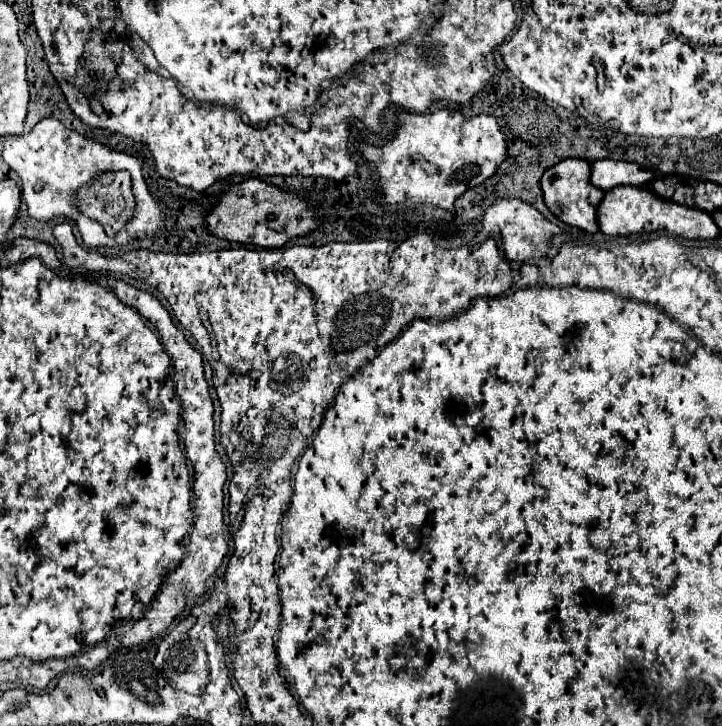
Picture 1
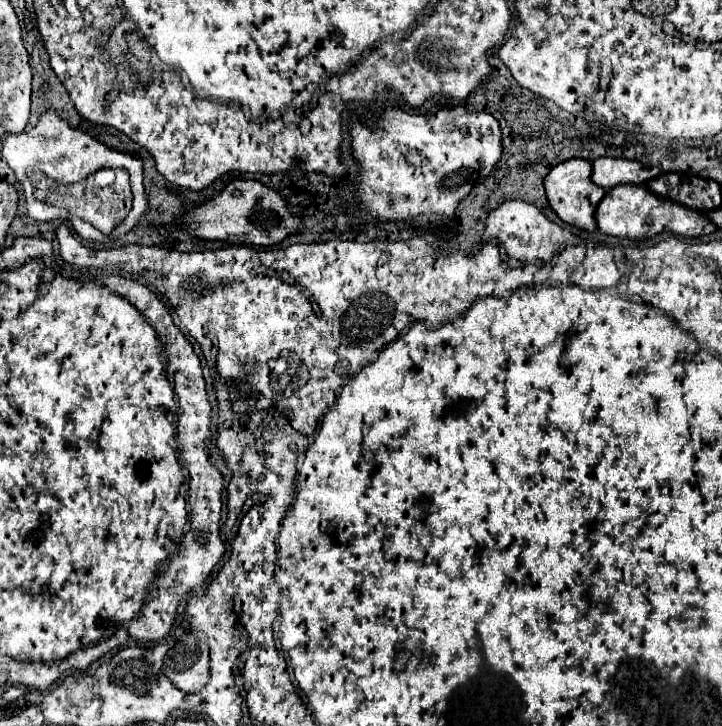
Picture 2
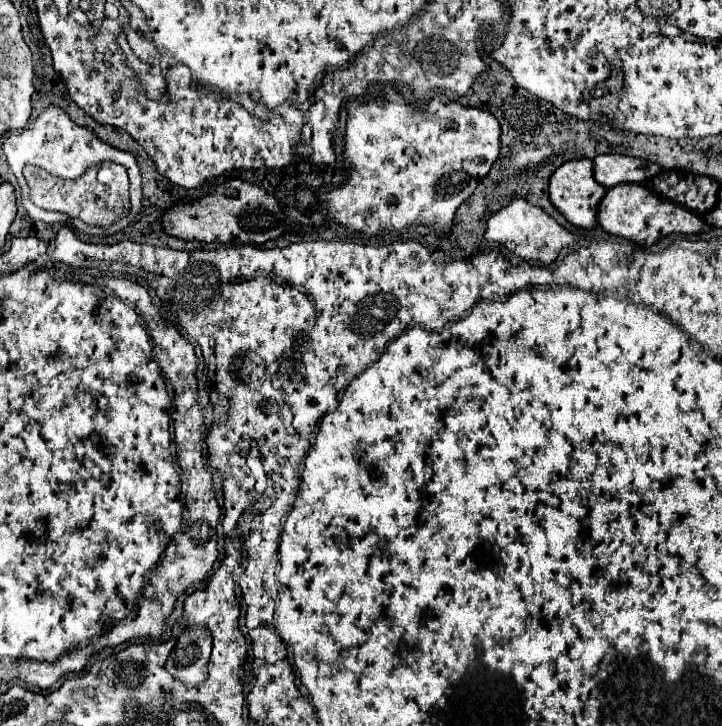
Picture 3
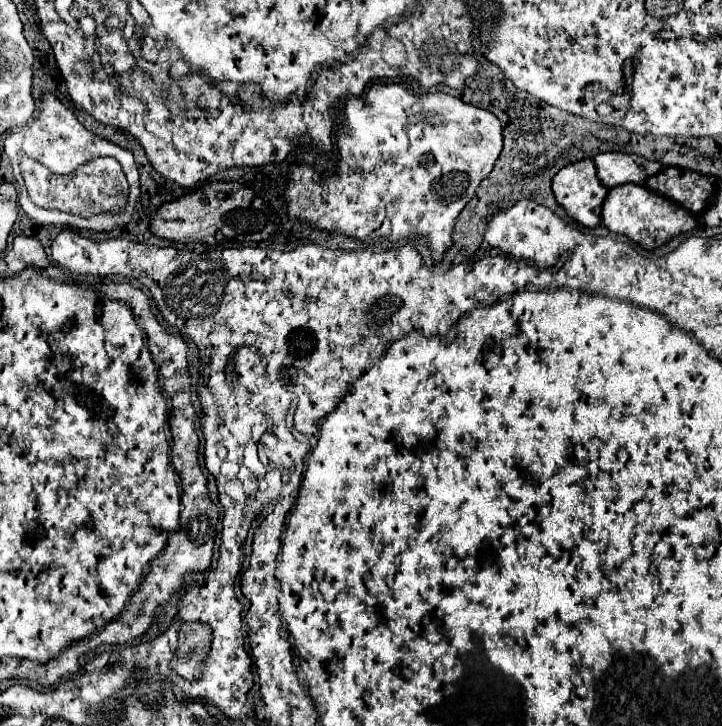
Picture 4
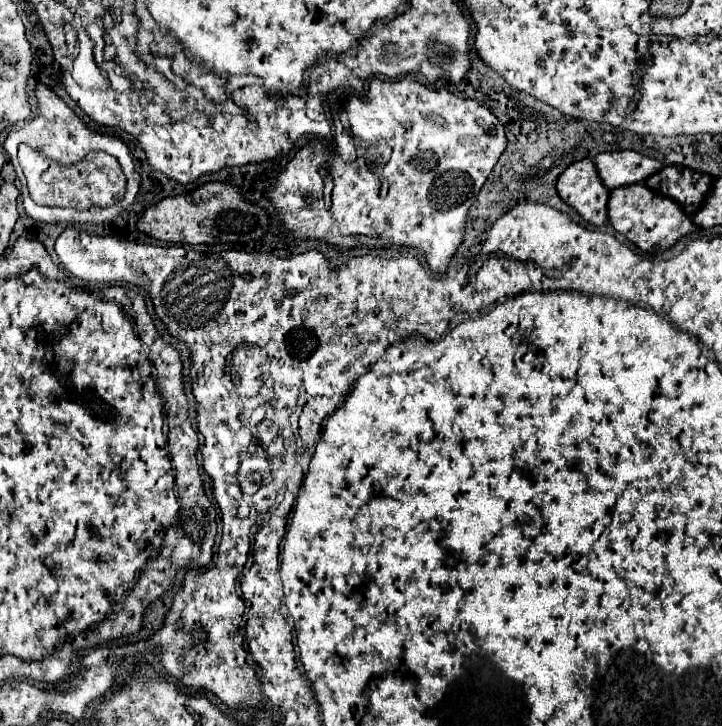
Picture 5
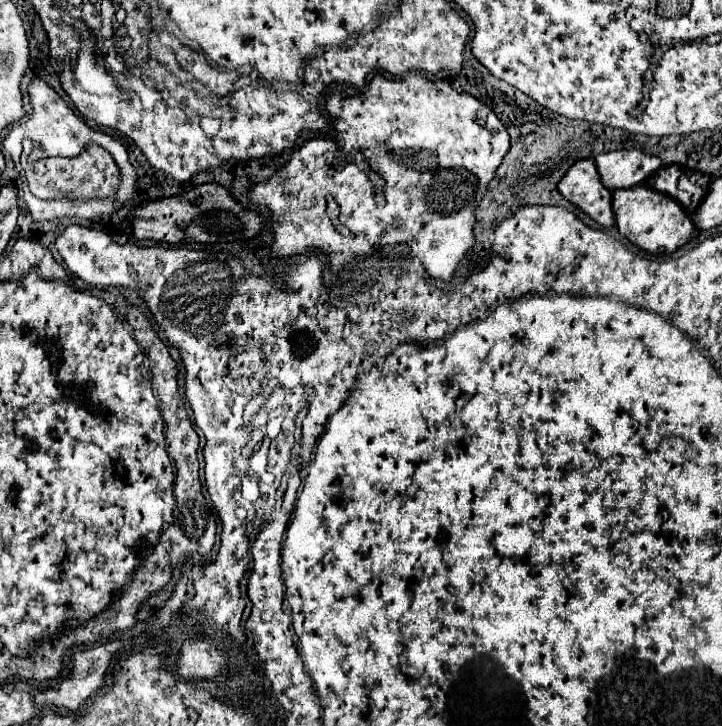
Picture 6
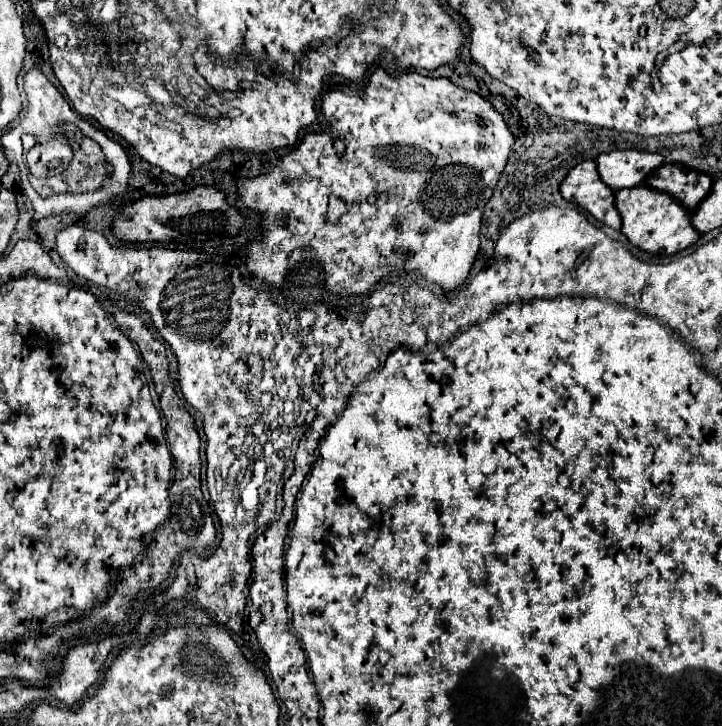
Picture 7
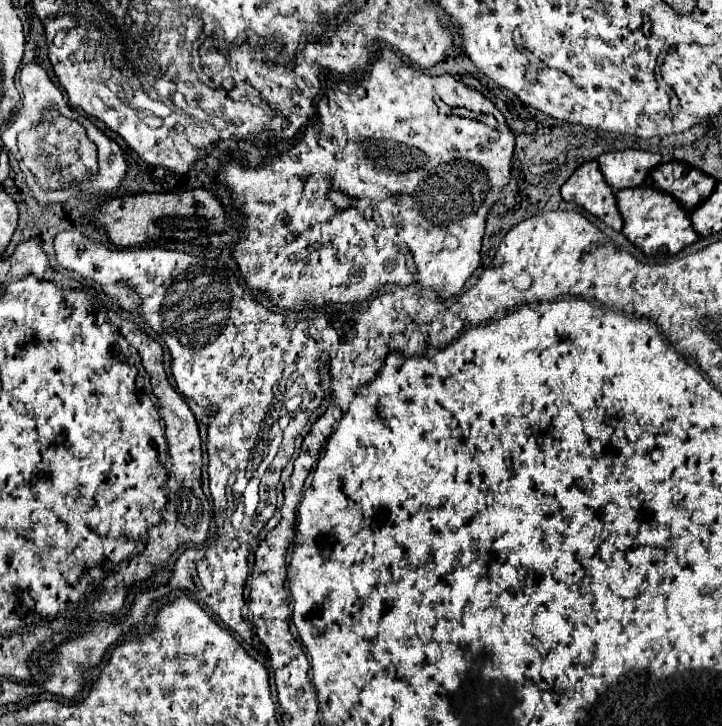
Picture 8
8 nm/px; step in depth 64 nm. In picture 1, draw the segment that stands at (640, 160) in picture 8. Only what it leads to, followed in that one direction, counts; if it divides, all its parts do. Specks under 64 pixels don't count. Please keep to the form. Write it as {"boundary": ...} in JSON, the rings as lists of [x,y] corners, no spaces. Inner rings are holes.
{"boundary":[[[596,160],[592,162],[592,174],[590,174],[590,182],[596,188],[602,188],[604,192],[622,184],[646,186],[652,178],[654,174],[650,170],[644,170],[638,164],[622,160]]]}

